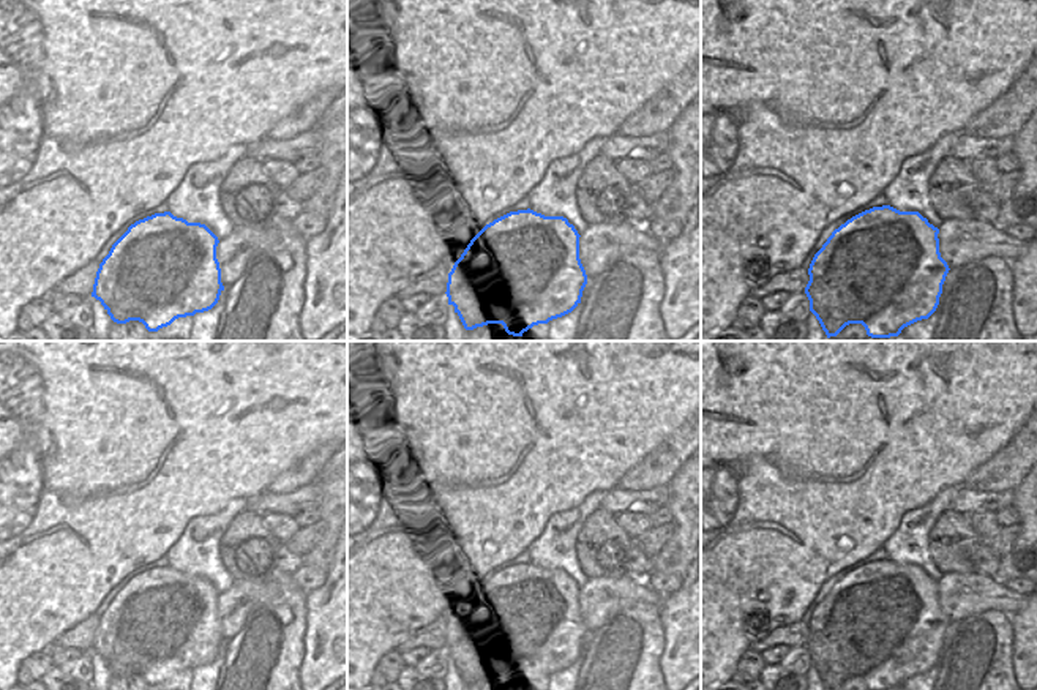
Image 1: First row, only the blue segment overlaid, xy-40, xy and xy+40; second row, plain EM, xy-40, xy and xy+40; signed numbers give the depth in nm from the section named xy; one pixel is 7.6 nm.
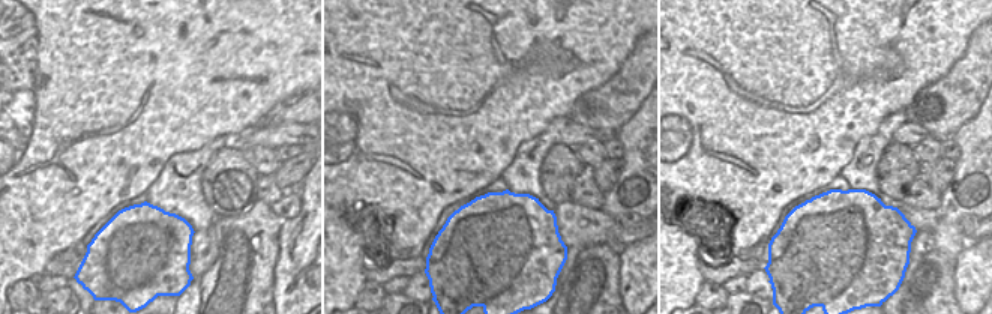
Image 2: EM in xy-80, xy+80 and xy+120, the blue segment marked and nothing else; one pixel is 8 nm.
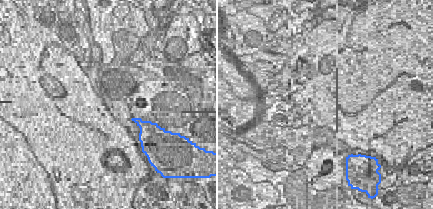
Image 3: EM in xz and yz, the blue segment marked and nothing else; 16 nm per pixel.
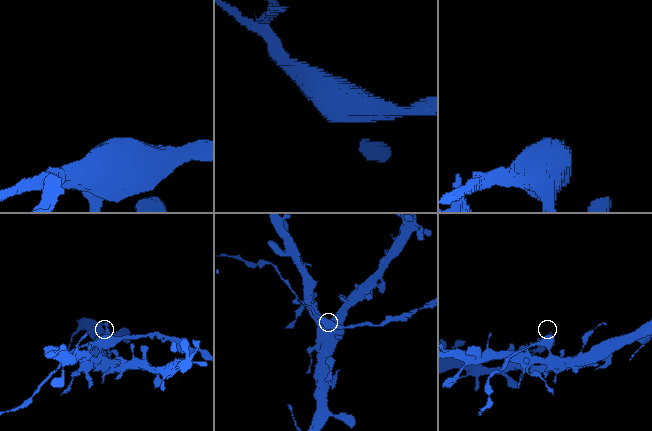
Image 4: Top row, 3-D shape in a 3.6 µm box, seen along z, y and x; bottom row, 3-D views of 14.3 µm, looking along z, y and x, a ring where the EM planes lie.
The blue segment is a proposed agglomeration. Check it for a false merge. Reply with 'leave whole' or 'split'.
split

